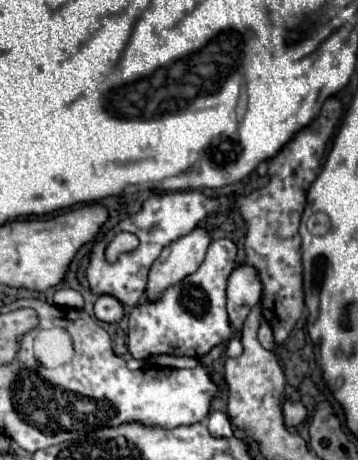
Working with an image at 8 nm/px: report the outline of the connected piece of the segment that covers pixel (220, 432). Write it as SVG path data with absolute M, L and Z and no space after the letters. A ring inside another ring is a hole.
M213 411L207 419L207 427L211 431L211 435L215 437L231 437L233 429L231 429L231 421L227 417L227 413L221 411Z

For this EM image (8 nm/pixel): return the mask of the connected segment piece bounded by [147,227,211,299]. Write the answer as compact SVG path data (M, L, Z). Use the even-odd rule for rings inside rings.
M195 227L187 235L169 243L161 251L157 261L151 265L147 297L157 299L163 287L169 287L171 283L179 283L179 279L191 275L191 271L197 271L197 267L205 259L209 243L211 237L205 227Z

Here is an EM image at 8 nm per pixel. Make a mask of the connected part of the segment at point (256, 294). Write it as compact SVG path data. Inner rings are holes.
M241 263L237 265L227 279L227 313L229 323L235 333L243 329L243 323L249 311L259 303L263 285L255 267Z

